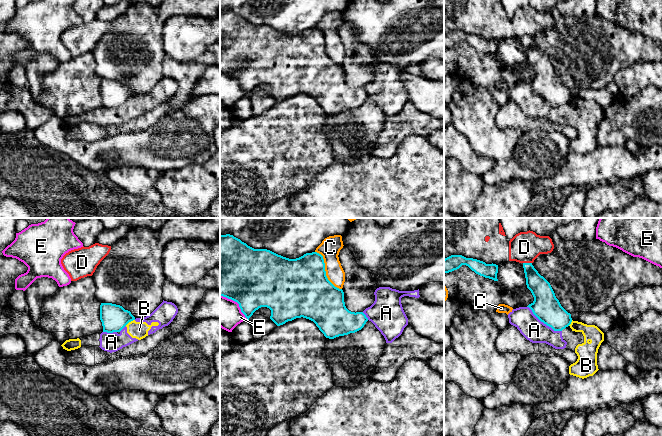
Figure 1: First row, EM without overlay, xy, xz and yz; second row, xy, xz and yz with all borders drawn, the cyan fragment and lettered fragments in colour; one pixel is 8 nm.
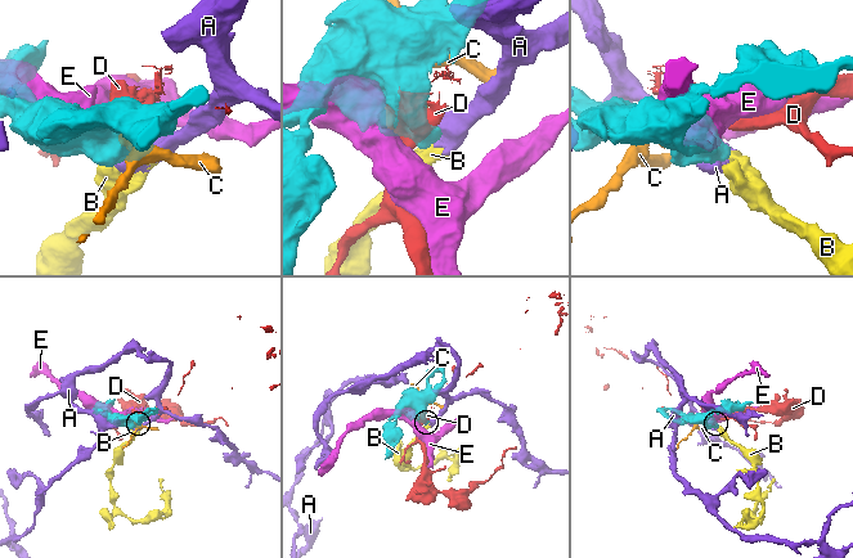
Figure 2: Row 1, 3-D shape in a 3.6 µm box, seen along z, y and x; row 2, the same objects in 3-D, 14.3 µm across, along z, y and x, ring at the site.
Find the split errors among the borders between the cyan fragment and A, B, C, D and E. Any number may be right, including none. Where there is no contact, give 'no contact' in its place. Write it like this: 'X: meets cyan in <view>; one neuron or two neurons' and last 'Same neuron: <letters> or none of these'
A: meets cyan in yz; two neurons
B: meets cyan in xy; two neurons
C: meets cyan in xz; two neurons
D: meets cyan in yz; two neurons
E: meets cyan in xz; two neurons
Same neuron: none of these

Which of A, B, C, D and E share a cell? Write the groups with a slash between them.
A B / C / D / E

